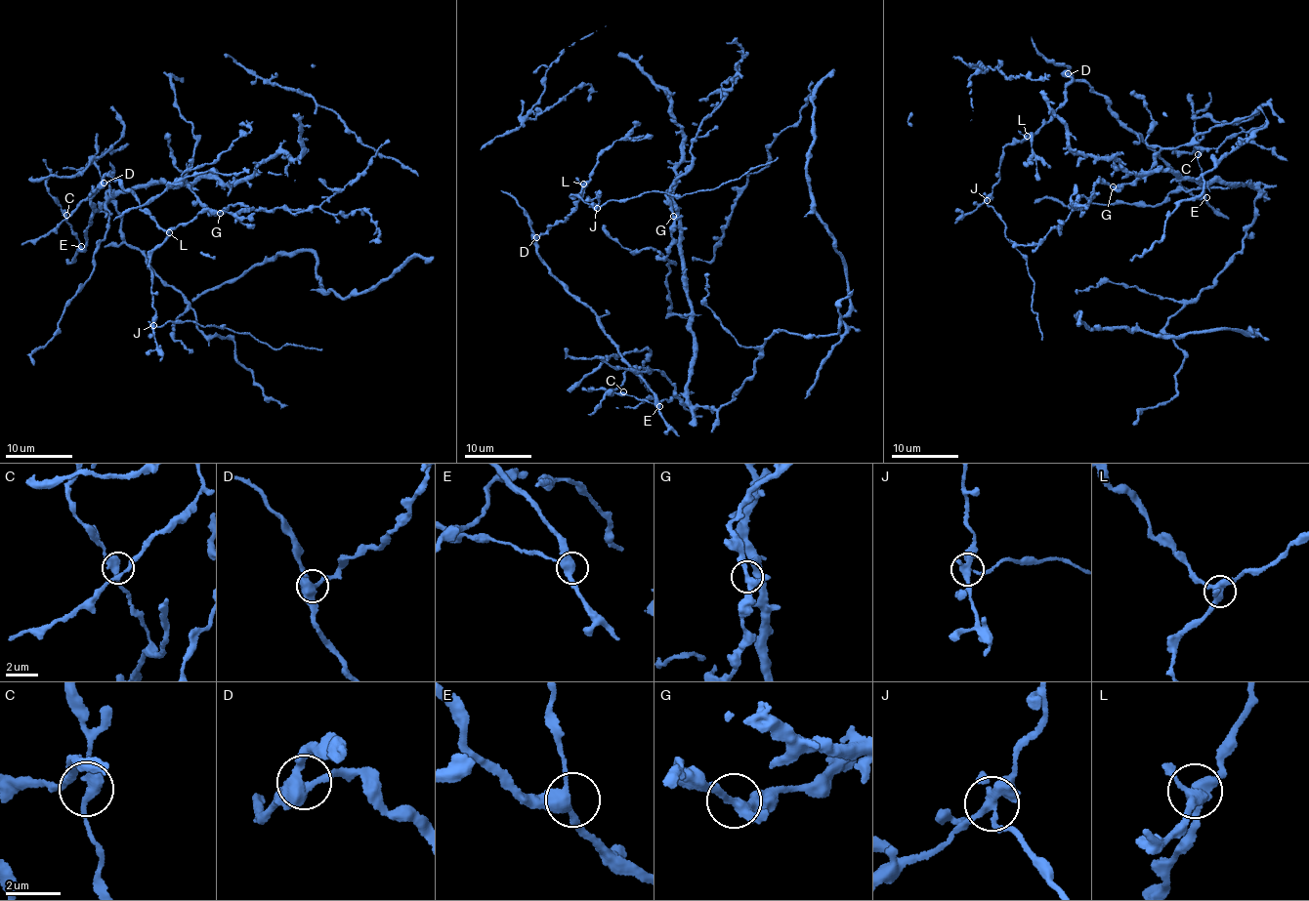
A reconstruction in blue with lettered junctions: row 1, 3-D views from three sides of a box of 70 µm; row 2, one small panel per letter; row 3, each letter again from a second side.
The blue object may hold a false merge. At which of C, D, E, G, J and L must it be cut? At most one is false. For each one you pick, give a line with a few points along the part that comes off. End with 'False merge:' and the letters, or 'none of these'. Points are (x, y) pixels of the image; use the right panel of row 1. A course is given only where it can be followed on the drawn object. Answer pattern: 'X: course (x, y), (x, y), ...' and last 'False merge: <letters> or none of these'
J: course (987, 200), (1006, 226), (1004, 234), (1026, 256), (1028, 271), (1034, 282), (1031, 309), (1038, 315), (1042, 338)
False merge: J

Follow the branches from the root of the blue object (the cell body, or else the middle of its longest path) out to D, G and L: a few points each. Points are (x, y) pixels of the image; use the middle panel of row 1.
D: (693, 359), (684, 401), (662, 372), (654, 370), (643, 377), (621, 356), (598, 315), (541, 261), (536, 237)
G: (693, 359), (696, 341), (692, 309), (682, 276), (680, 221), (676, 210), (681, 215), (673, 216)
L: (693, 359), (684, 401), (662, 372), (645, 379), (628, 365), (541, 261), (538, 237), (575, 208), (583, 184)

